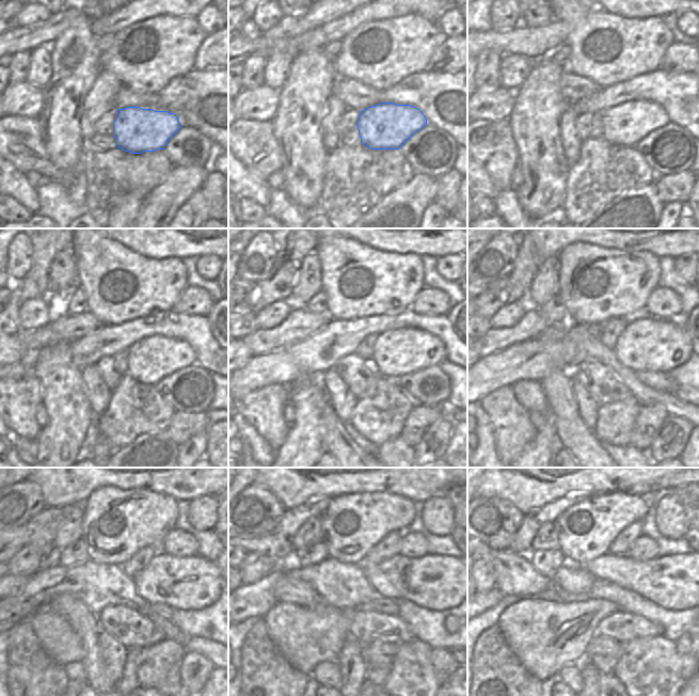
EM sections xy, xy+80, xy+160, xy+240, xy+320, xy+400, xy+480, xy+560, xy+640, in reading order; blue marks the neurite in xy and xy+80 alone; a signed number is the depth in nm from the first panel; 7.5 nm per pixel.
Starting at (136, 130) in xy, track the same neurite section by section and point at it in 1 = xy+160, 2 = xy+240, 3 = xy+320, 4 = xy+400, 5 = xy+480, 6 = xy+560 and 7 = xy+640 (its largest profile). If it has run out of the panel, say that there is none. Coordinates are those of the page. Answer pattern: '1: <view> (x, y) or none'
1: xy+160 (626, 124)
2: xy+240 (151, 360)
3: xy+320 (401, 351)
4: xy+400 (648, 344)
5: xy+480 (192, 583)
6: xy+560 (435, 582)
7: xy+640 (673, 582)

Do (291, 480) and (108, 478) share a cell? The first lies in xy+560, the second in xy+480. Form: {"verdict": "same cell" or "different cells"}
{"verdict": "same cell"}

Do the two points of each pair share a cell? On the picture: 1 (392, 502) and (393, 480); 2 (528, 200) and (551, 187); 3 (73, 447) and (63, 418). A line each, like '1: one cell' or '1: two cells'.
1: two cells
2: one cell
3: one cell

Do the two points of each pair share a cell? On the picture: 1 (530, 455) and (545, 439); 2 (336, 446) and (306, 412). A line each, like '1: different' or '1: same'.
1: same
2: different

